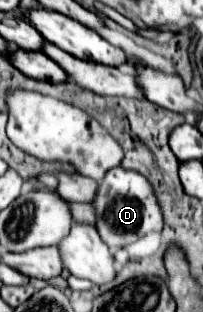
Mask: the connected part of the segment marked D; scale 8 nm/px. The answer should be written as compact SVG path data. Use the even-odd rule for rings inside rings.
M112 168L106 178L100 182L98 186L98 194L94 198L94 204L96 204L96 230L100 234L100 238L114 250L116 246L118 248L126 248L130 246L132 242L138 240L138 236L144 236L148 232L160 232L162 226L164 226L164 216L162 216L162 210L160 210L160 204L158 204L158 198L152 190L152 184L140 174L140 172L134 172L134 170L126 170L126 168Z

